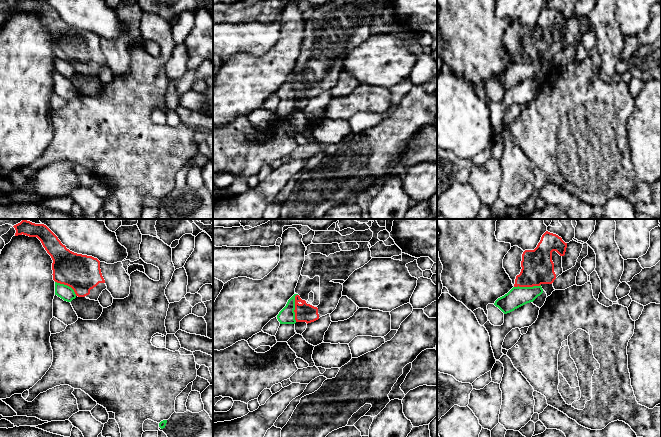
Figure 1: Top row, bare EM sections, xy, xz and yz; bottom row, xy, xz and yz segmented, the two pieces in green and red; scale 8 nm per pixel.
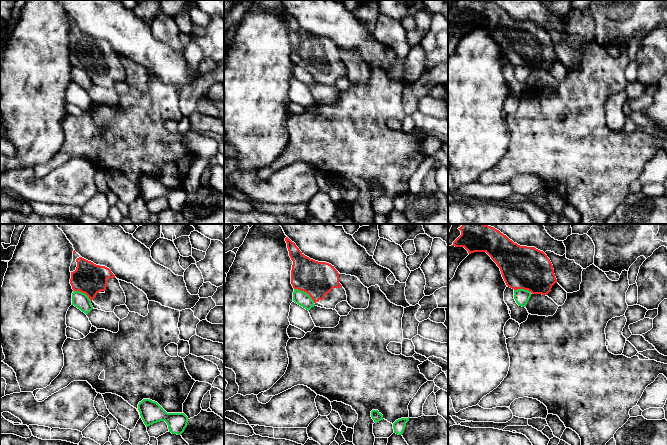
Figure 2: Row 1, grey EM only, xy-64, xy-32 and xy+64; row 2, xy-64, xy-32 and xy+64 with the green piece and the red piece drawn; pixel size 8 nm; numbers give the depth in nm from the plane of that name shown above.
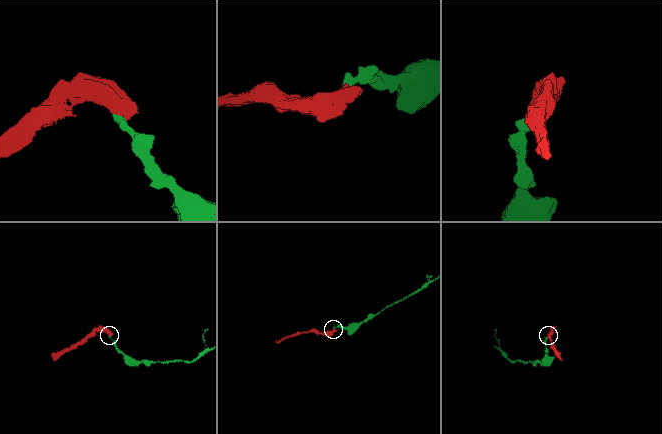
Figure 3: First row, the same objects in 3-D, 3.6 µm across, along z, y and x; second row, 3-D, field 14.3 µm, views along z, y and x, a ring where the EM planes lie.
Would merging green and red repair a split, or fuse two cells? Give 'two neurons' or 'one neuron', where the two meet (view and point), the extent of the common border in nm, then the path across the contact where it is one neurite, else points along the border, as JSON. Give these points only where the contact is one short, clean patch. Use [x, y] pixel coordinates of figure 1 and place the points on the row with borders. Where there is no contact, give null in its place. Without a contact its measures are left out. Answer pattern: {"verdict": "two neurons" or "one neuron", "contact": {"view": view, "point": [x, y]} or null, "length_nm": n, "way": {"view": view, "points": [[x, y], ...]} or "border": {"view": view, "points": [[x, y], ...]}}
{"verdict": "two neurons", "contact": {"view": "xz", "point": [294, 308]}, "length_nm": 220, "border": {"view": "xz", "points": [[297, 294], [295, 296], [294, 310], [294, 319], [296, 321]]}}

